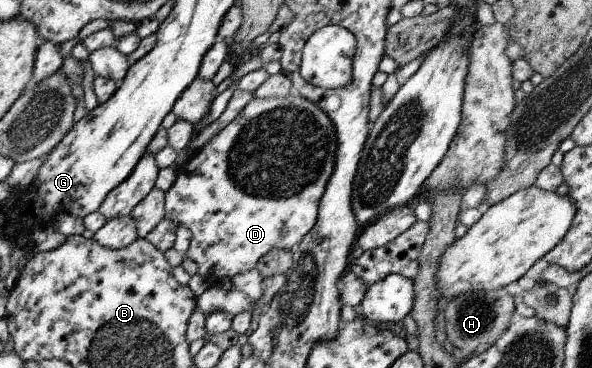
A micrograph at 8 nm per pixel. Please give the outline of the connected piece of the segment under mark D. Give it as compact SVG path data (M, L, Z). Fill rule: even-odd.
M291 93L286 98L252 99L242 112L232 123L226 125L210 143L206 143L200 151L192 152L185 163L176 168L178 177L174 185L165 193L165 218L176 224L183 225L192 232L190 247L185 253L185 257L196 263L198 273L209 282L210 286L219 285L221 280L251 271L256 268L257 263L275 248L291 250L300 244L306 235L312 231L312 227L318 221L318 209L320 209L320 199L326 191L328 179L334 173L336 167L336 153L338 149L338 139L336 139L336 127L330 117L318 108L312 101L301 97L299 94Z

